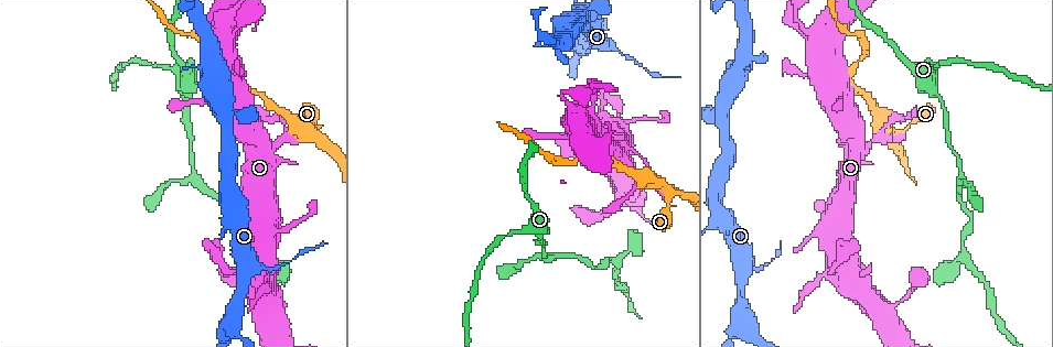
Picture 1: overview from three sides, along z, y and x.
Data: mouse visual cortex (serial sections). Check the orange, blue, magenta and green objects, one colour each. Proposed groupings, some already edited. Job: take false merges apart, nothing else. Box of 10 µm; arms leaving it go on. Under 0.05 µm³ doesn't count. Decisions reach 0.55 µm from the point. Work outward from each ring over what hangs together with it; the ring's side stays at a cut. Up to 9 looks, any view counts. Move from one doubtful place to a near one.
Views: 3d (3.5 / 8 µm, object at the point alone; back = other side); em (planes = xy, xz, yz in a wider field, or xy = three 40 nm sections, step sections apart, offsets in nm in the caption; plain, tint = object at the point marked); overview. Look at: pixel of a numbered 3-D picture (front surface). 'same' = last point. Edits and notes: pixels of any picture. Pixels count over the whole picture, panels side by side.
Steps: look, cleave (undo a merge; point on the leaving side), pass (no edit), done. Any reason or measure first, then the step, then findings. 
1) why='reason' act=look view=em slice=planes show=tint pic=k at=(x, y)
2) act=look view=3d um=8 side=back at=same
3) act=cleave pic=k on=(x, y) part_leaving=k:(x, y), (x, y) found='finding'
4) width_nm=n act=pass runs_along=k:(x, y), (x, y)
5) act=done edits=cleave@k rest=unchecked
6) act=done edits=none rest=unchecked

act=look view=3d um=3.5 pic=1 at=(666, 192)

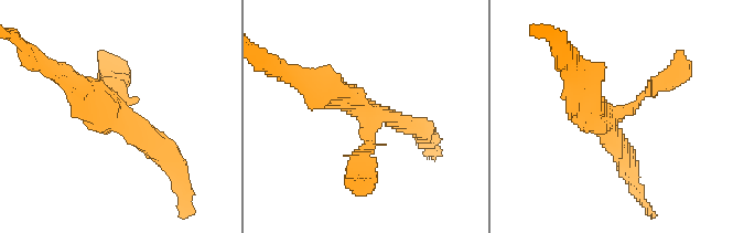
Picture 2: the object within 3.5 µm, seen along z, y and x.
arms=3 arm_widths_nm=250,250,300 act=look view=em slice=xy step=1 show=tint pic=2 at=(368, 113)

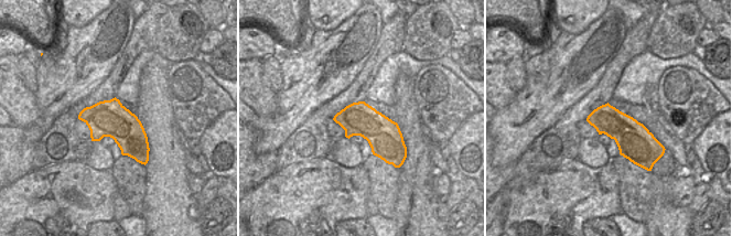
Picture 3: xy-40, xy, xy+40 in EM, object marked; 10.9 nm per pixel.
act=pass found='continuous, no second cell'

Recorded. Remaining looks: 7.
why='a narrow waist' act=look view=3d um=8 pic=1 at=(812, 39)

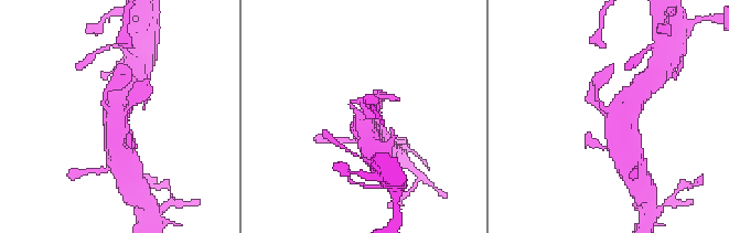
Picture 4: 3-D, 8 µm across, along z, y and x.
act=look view=em slice=xy step=1 show=tint at=same

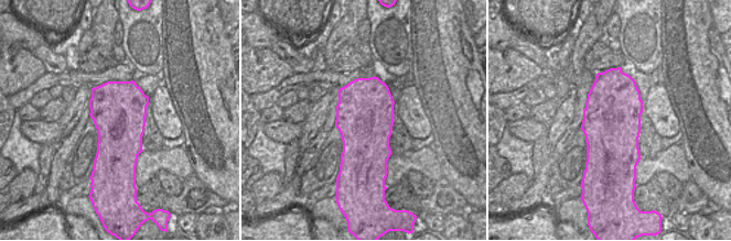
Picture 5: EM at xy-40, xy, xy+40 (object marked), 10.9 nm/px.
act=pass found='one cell here'

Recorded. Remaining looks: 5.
why='sharp bend' act=look view=3d um=3.5 pic=1 at=(548, 257)

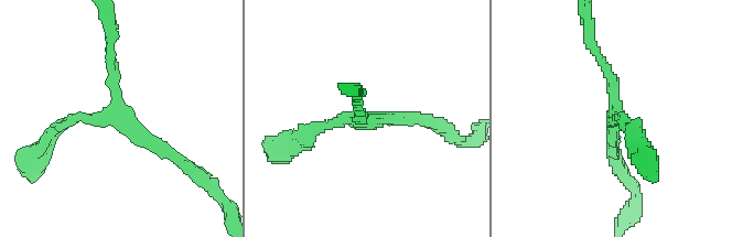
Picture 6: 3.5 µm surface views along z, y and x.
why='shape alone is not enough' act=look view=em slice=xy step=1 show=tint pic=6 at=(363, 122)

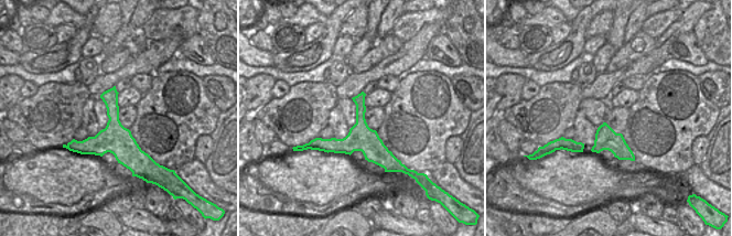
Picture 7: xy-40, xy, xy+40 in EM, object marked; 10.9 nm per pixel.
arms=3 arm_widths_nm=150,150,150 act=pass runs_along=6:(111, 42), (115, 109), (173, 157) found='all the same cell'

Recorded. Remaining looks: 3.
why='narrows sharply' act=look view=3d um=8 pic=1 at=(617, 262)

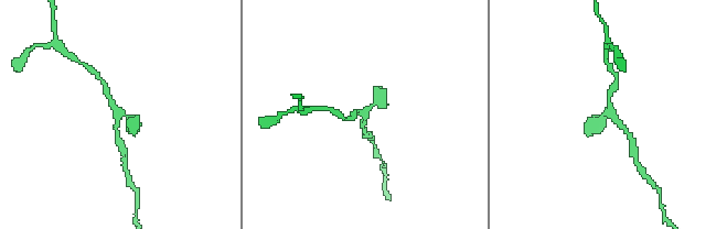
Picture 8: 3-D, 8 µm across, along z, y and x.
why='zoom in' act=look view=3d um=3.5 side=back at=same

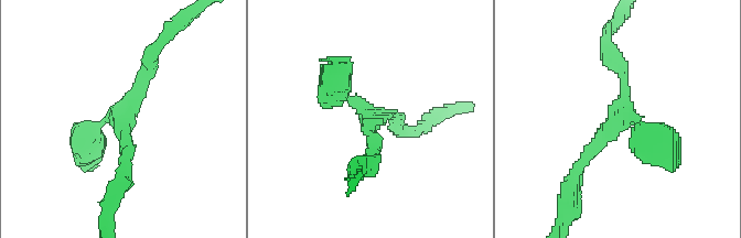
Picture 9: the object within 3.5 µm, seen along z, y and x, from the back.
arms=3 arm_widths_nm=200,200,400 act=look view=em slice=planes show=tint pic=9 at=(372, 119)

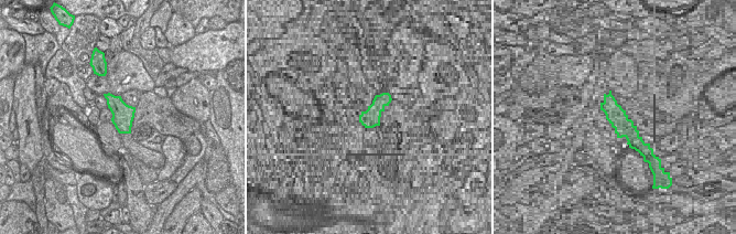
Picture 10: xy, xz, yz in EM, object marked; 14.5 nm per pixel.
act=pass runs_along=9:(151, 51), (128, 109), (100, 122), (90, 145) found='one cell here'

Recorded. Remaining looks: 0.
act=done edits=none rest=unchecked

